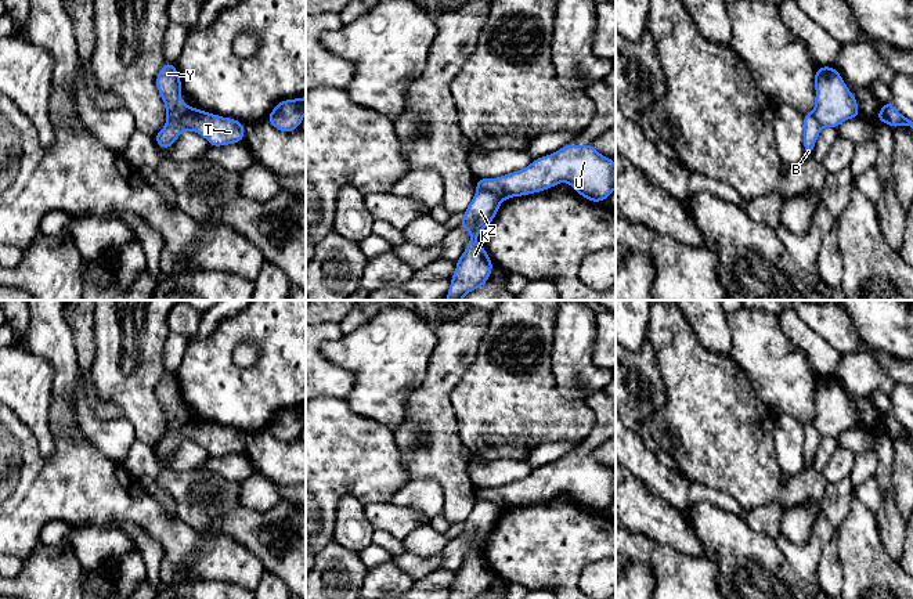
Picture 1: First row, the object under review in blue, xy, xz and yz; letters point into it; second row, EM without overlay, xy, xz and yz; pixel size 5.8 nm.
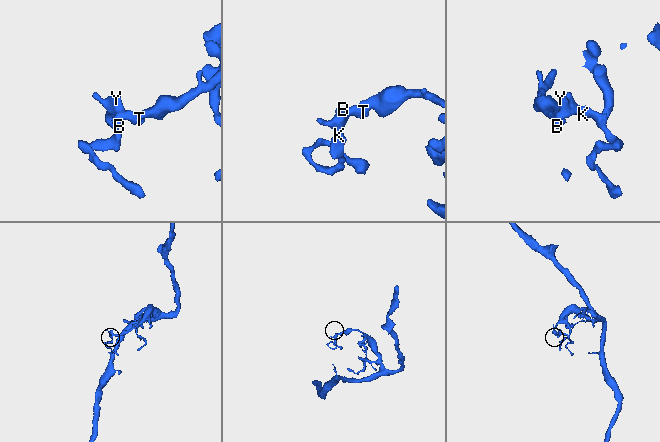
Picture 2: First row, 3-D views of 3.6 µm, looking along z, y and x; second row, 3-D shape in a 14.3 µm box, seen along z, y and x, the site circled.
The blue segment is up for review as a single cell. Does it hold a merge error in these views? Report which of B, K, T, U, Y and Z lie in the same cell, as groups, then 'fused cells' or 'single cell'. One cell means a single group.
groups B T U / K Y Z; fused cells

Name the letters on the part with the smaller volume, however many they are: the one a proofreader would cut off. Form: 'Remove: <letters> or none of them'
Remove: K, Y, Z

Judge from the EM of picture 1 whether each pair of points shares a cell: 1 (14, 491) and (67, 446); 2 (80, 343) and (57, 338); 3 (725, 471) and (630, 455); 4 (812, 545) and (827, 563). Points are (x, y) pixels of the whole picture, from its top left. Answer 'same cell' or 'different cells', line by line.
1: same cell
2: different cells
3: different cells
4: different cells

